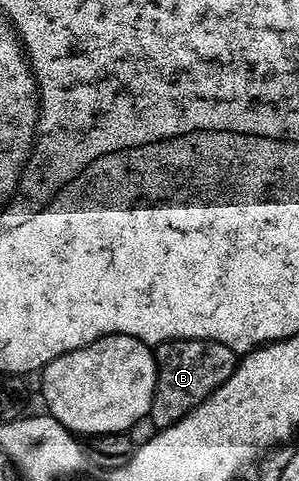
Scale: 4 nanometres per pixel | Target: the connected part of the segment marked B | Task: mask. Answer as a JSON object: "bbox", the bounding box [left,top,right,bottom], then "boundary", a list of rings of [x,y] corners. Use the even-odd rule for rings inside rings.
{"bbox":[151,339,238,428],"boundary":[[[172,339],[155,351],[157,384],[151,412],[158,428],[174,427],[197,407],[202,407],[228,379],[237,372],[238,352],[210,339]]]}

